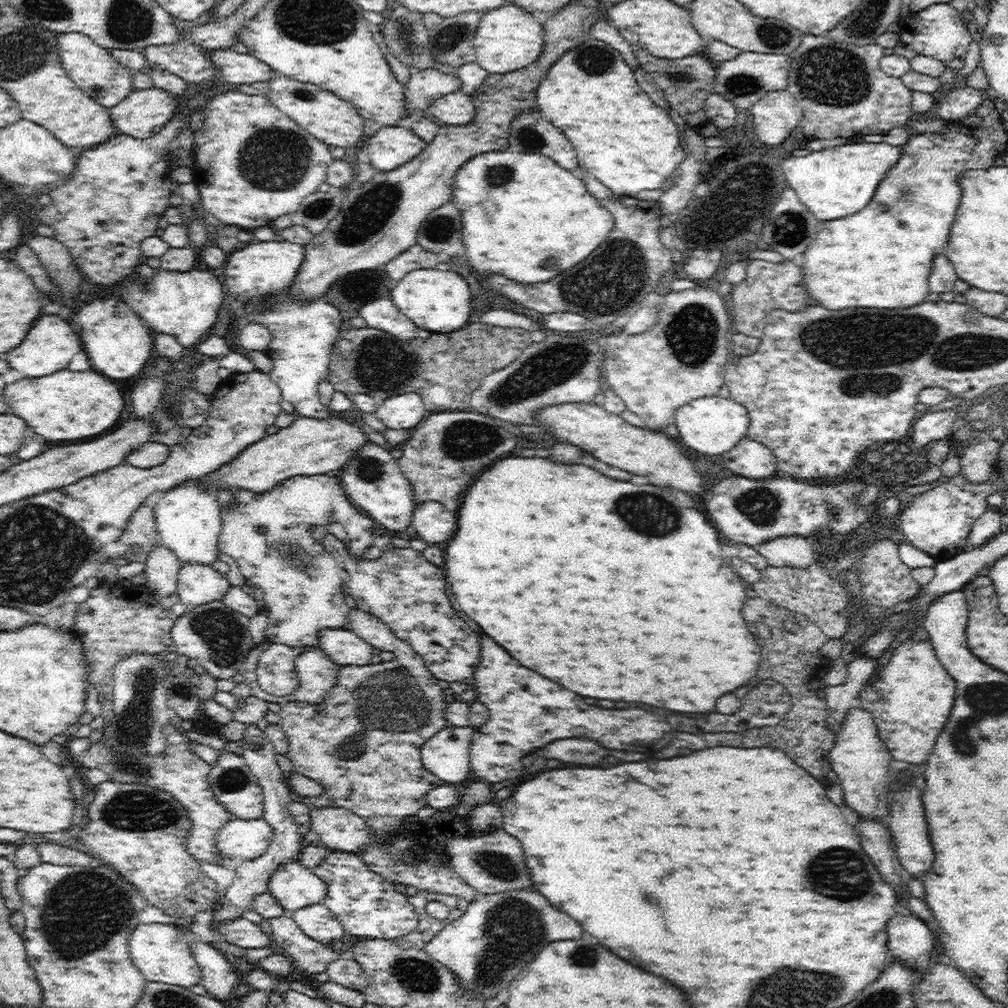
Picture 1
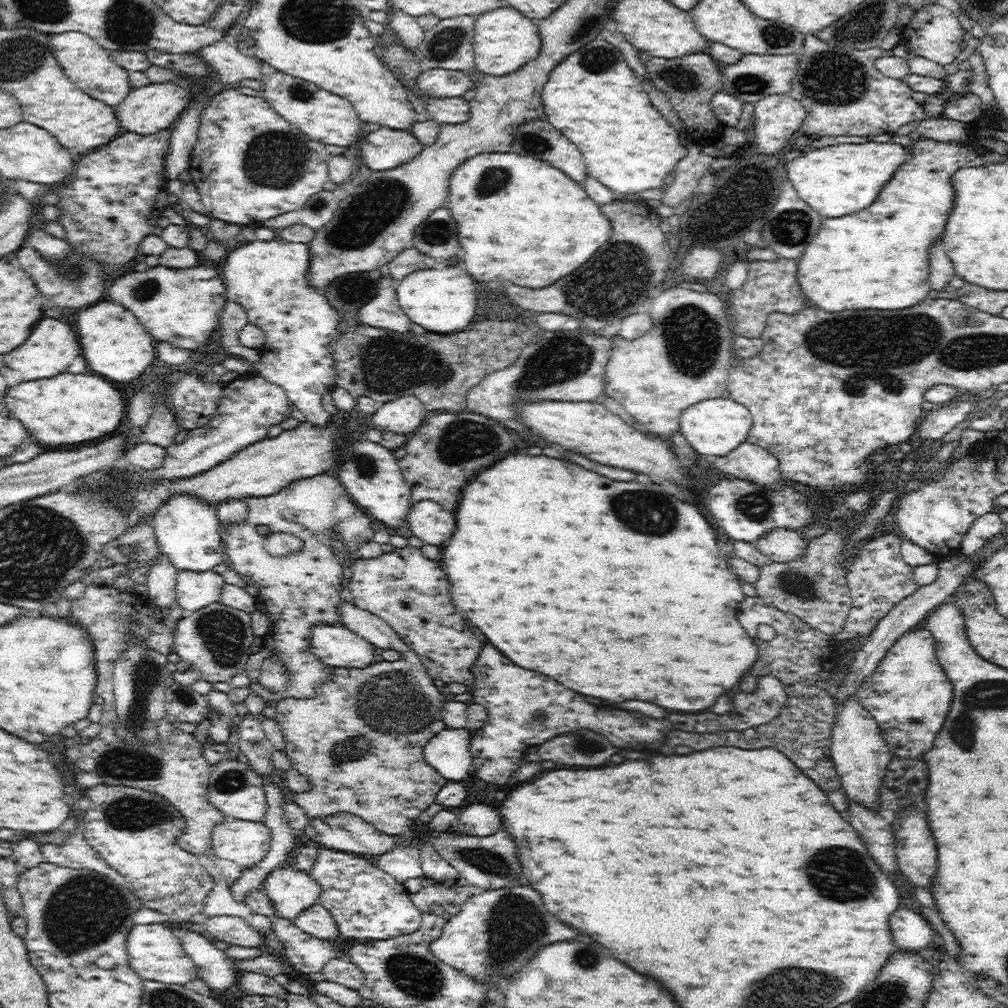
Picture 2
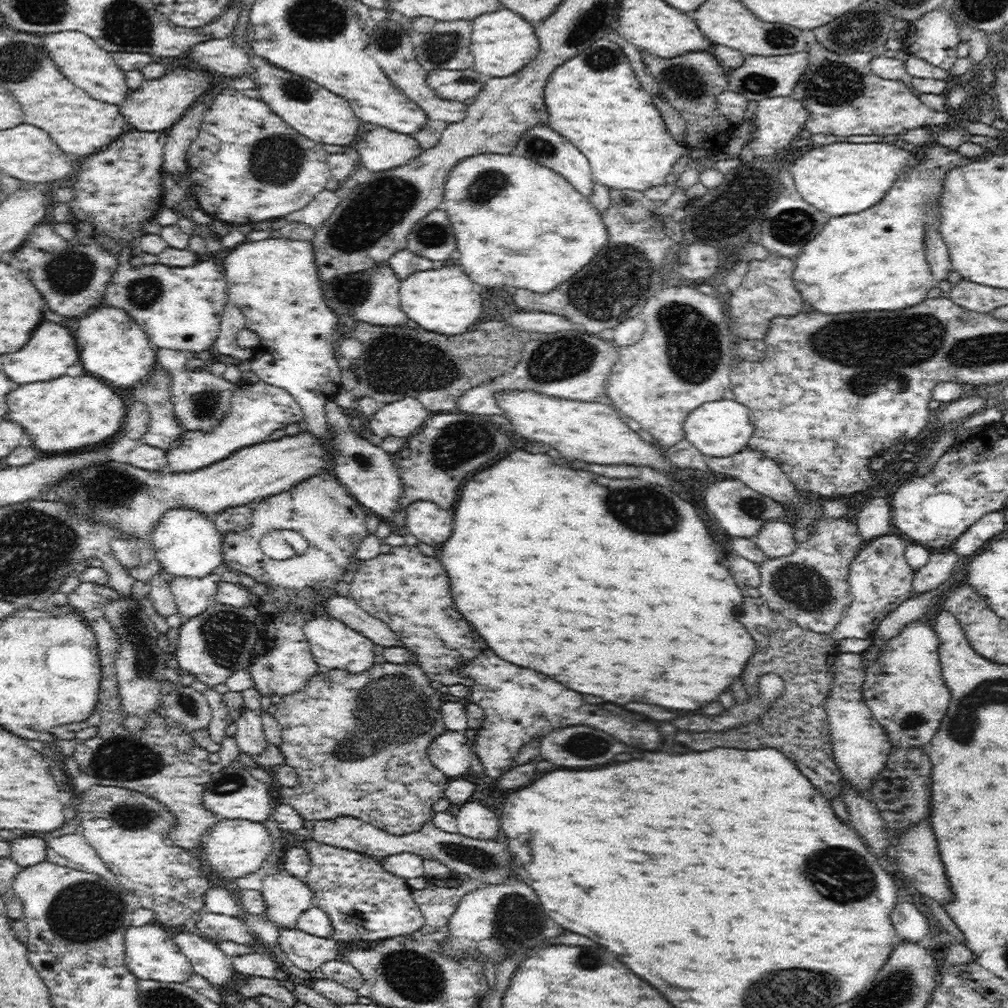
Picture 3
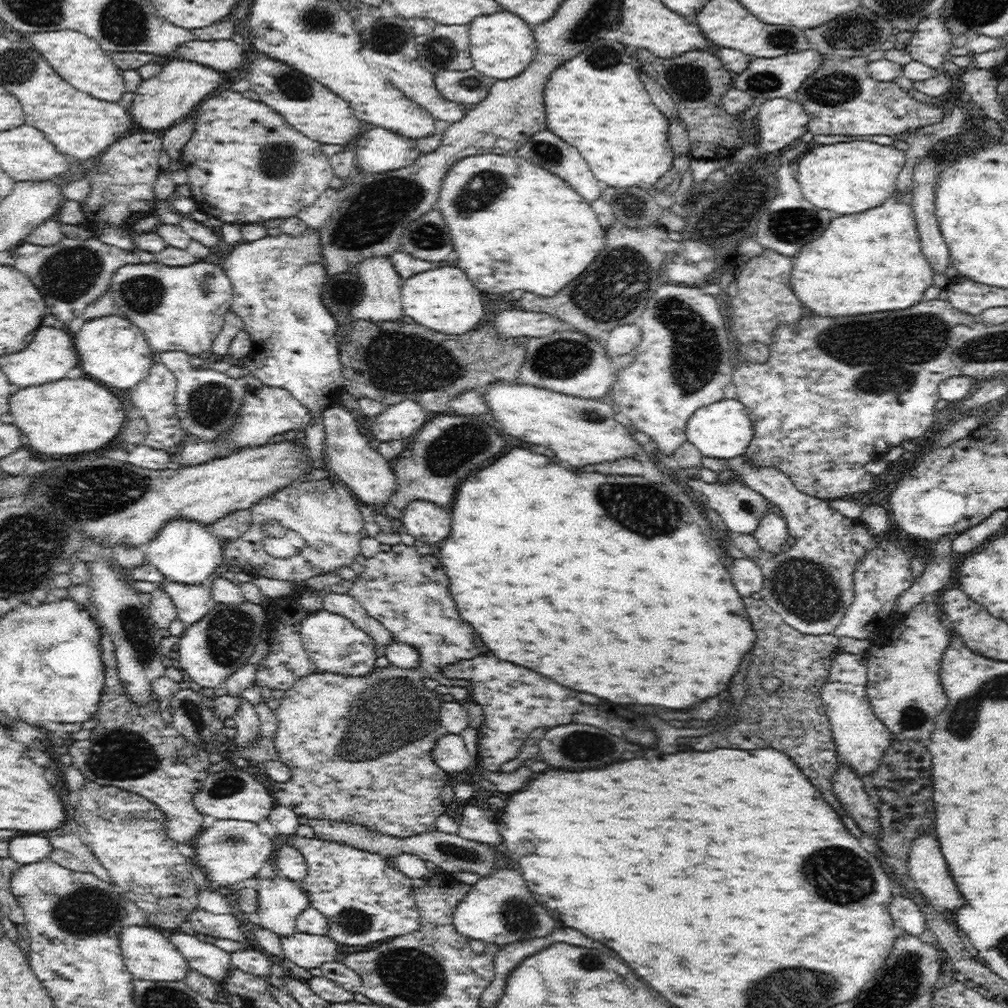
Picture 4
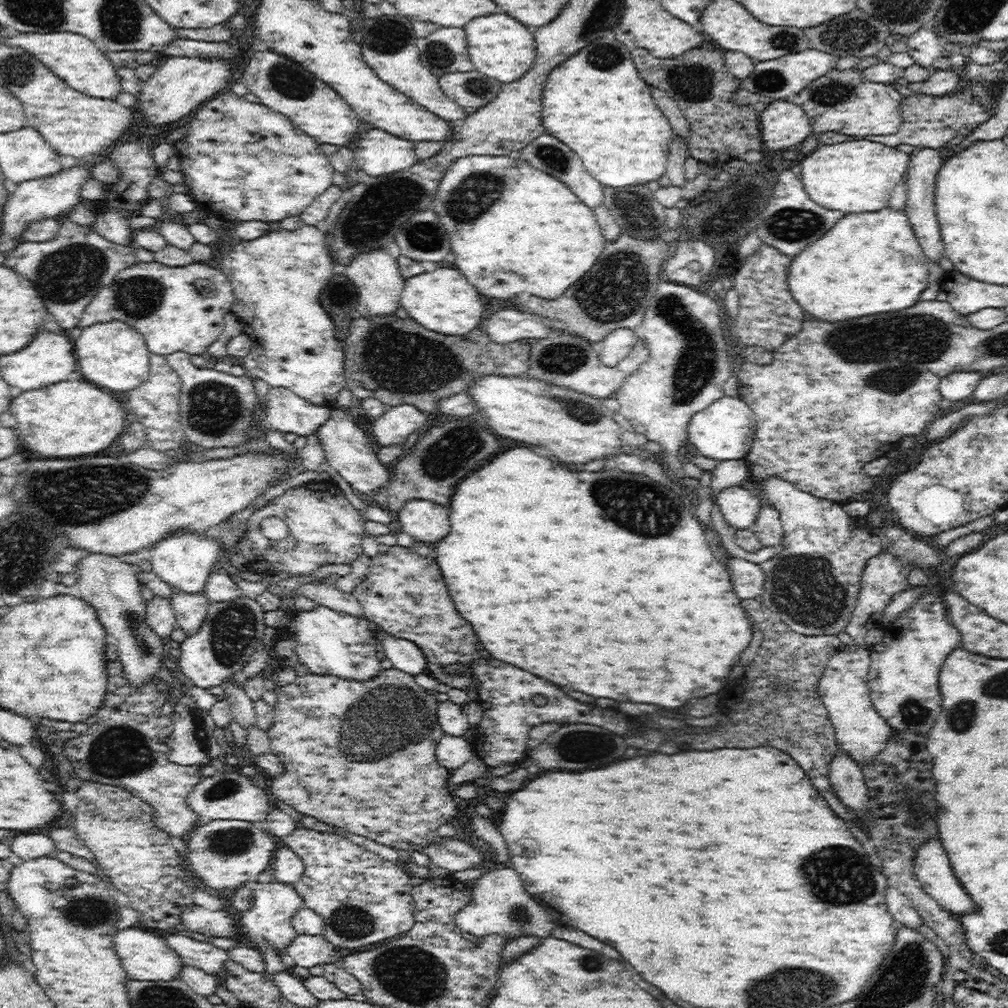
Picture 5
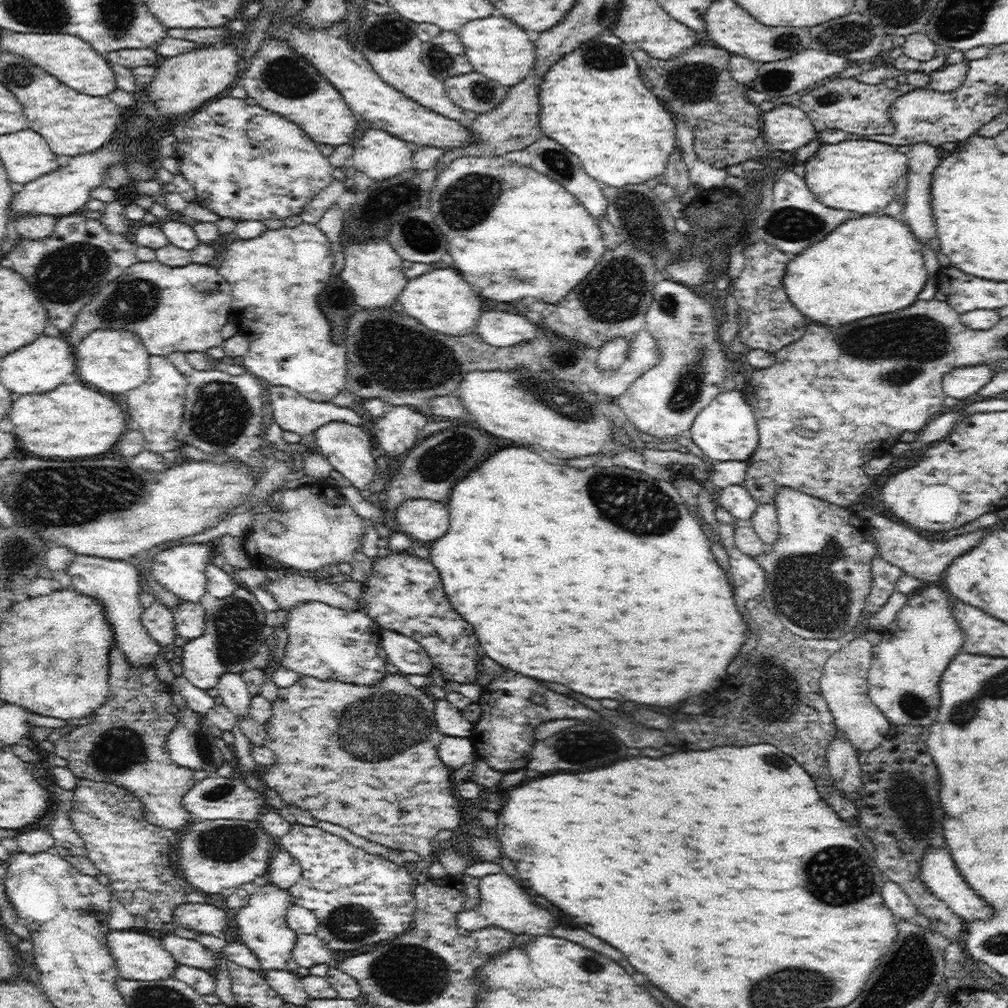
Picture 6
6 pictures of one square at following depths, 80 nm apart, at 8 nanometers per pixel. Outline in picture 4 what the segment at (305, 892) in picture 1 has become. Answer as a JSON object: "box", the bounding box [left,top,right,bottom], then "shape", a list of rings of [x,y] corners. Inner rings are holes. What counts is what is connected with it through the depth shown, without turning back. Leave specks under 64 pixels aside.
{"box":[248,873,310,938],"shape":[[[279,873],[272,879],[258,879],[258,897],[257,912],[248,924],[268,928],[281,938],[297,931],[296,919],[310,905],[301,883]]]}

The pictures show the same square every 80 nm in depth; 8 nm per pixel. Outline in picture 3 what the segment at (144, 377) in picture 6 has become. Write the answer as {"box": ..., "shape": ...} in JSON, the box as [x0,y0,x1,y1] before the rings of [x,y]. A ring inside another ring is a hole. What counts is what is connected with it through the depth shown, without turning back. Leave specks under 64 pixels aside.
{"box":[74,305,156,386],"shape":[[[98,305],[91,311],[78,317],[79,327],[74,331],[75,339],[80,353],[79,360],[87,374],[96,378],[102,378],[106,382],[112,382],[116,386],[130,386],[134,382],[140,382],[144,376],[154,368],[156,362],[156,350],[150,344],[148,335],[140,328],[140,325],[127,312],[121,308]]]}

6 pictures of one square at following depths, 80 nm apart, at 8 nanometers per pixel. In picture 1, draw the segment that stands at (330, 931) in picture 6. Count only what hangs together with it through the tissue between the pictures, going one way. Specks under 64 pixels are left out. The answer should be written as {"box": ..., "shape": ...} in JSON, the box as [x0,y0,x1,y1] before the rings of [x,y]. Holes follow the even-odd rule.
{"box":[313,850,420,939],"shape":[[[332,850],[313,871],[327,884],[328,892],[322,902],[340,920],[347,934],[397,939],[418,926],[420,915],[408,897],[396,891],[390,880],[372,872],[359,853]]]}

